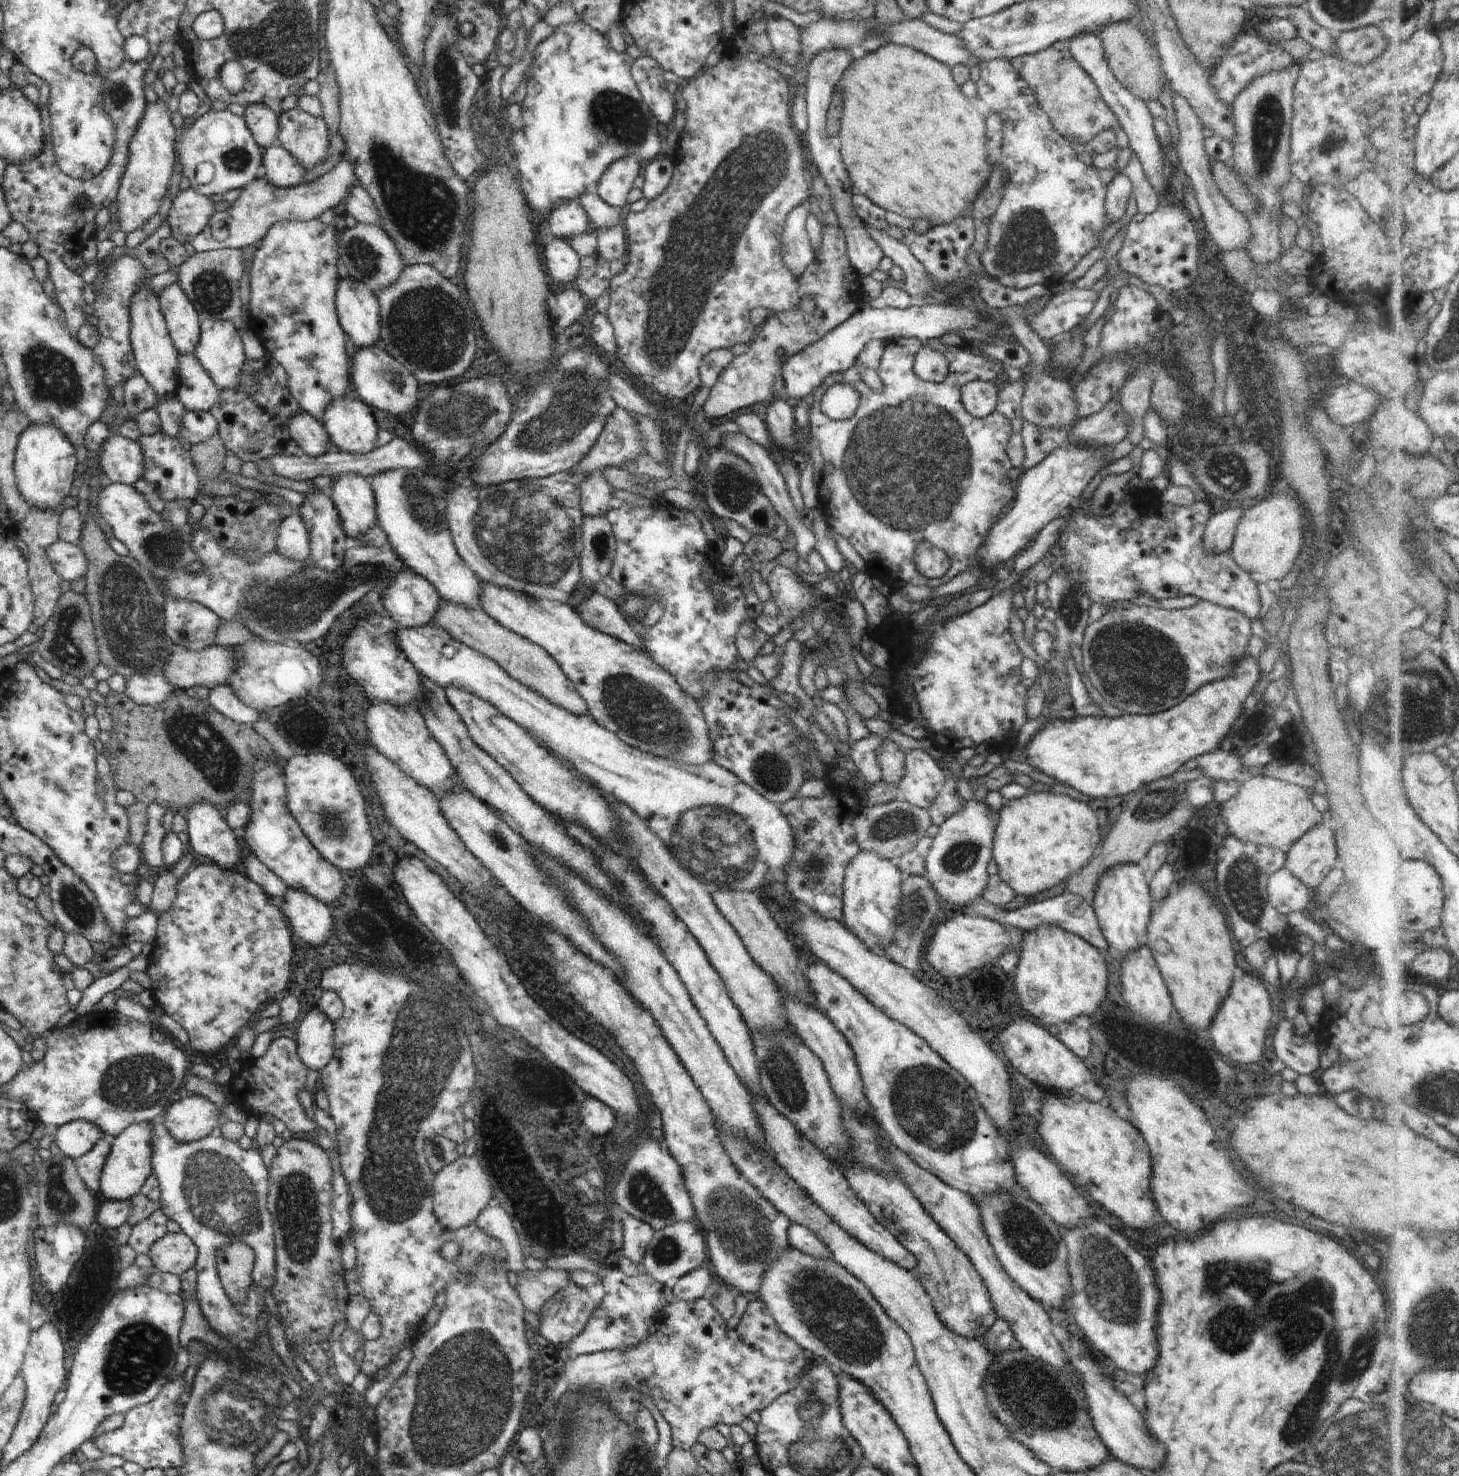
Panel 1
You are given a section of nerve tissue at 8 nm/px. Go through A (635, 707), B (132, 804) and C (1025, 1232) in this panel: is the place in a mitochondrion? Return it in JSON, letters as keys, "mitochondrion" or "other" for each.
{"A":"mitochondrion","B":"other","C":"mitochondrion"}

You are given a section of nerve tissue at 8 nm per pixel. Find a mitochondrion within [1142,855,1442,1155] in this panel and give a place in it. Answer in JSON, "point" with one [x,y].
{"point":[1241,890]}

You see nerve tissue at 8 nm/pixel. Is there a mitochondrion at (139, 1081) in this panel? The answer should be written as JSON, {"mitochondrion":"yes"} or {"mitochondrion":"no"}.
{"mitochondrion":"yes"}

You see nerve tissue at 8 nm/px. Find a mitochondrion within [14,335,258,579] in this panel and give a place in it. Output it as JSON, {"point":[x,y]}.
{"point":[53,380]}

